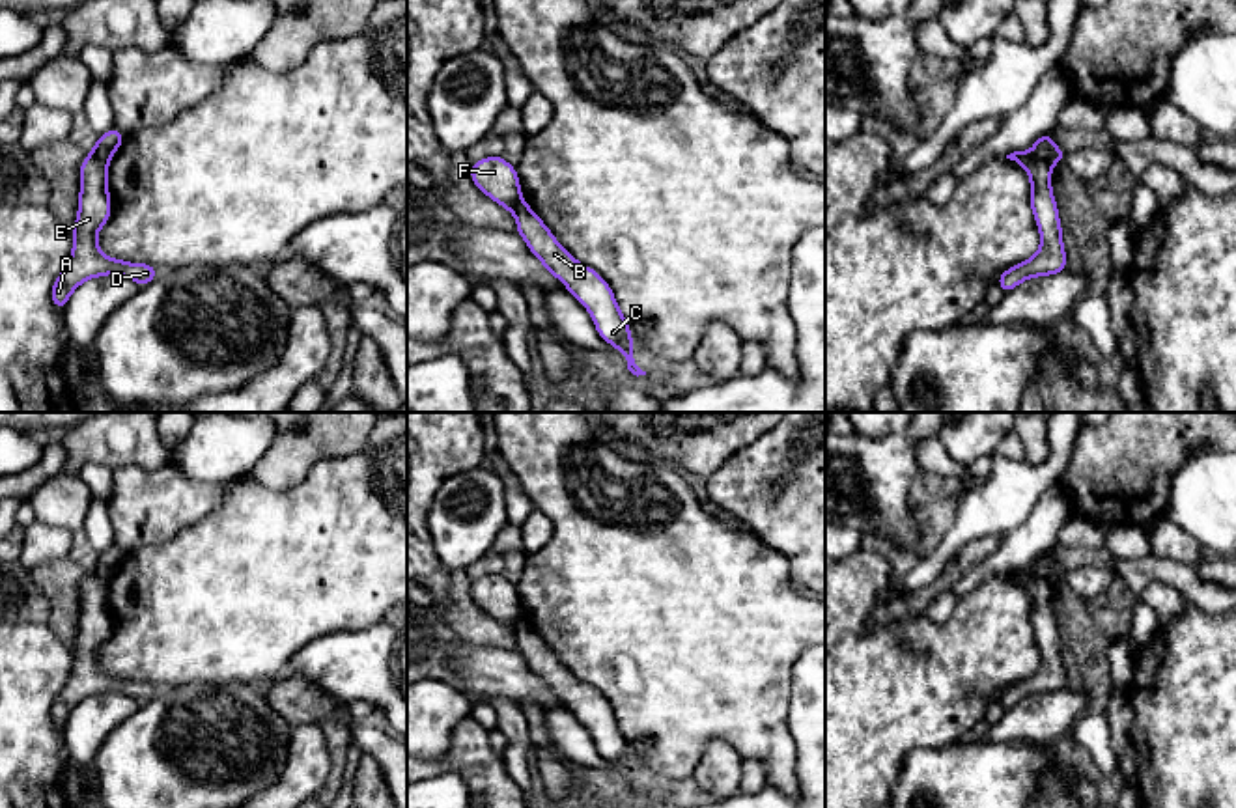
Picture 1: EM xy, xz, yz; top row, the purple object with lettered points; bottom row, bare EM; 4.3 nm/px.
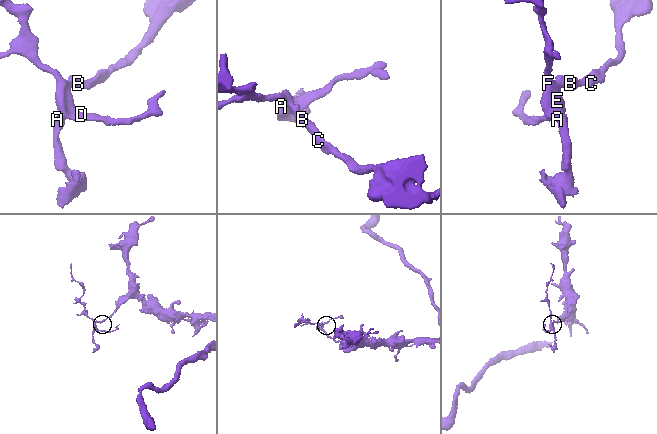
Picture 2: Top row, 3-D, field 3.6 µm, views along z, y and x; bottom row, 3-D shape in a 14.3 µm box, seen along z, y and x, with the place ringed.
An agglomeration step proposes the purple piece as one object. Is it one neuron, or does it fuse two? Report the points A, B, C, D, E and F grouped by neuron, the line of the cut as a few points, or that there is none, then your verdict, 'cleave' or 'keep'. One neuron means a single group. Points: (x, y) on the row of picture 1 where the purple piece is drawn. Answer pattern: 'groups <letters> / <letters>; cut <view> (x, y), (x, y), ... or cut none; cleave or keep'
groups A D E F / B C; cut yz (1029, 152), (1050, 167); cleave

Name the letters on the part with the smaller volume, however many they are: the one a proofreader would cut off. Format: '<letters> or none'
A, D, E, F

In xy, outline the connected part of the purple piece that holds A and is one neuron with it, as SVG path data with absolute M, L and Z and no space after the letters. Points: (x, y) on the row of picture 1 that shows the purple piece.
M90 149L80 164L78 213L71 230L73 252L50 289L52 302L60 312L63 312L71 293L90 278L119 274L144 287L157 276L159 269L151 265L114 259L99 250L97 233L108 218L108 162Z

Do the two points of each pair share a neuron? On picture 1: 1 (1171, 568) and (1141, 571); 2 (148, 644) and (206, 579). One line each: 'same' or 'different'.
1: same
2: same

